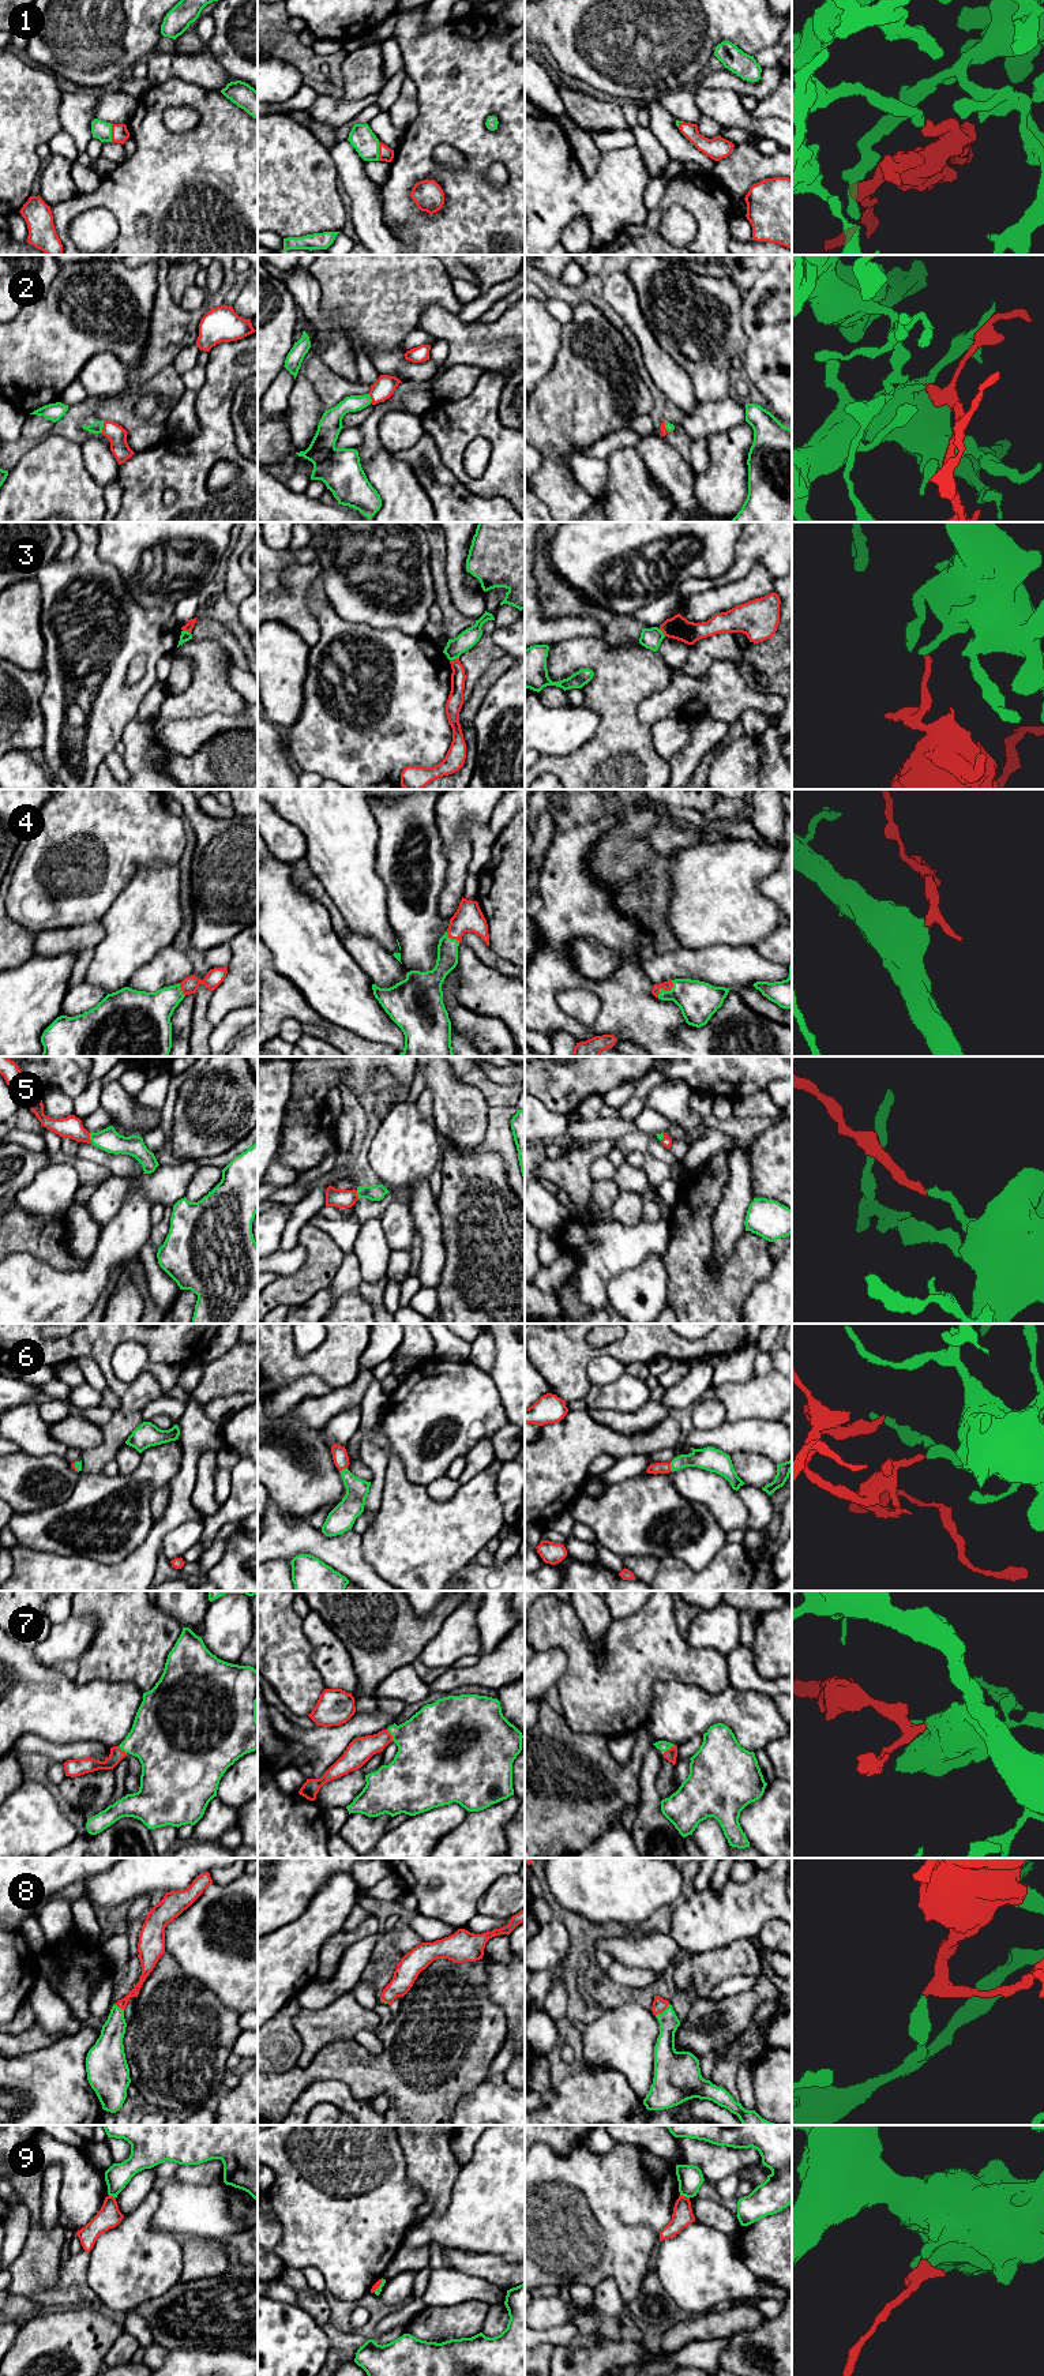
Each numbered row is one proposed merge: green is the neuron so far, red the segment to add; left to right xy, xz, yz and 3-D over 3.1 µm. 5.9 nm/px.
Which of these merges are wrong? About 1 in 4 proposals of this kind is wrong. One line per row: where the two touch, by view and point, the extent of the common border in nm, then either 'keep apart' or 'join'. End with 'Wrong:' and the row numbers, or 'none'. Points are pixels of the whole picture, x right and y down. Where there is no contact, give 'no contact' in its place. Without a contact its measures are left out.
1: xz (378, 151) | 110 nm | join
2: xy (102, 427) | 70 nm | join
3: xz (454, 659) | 60 nm | keep apart
4: yz (664, 990) | 140 nm | join
5: xy (90, 1138) | 70 nm | join
6: yz (671, 1467) | 50 nm | join
7: xz (390, 1733) | 80 nm | join
8: yz (664, 2011) | 110 nm | join
9: yz (684, 2195) | 60 nm | keep apart
Wrong: 3, 9

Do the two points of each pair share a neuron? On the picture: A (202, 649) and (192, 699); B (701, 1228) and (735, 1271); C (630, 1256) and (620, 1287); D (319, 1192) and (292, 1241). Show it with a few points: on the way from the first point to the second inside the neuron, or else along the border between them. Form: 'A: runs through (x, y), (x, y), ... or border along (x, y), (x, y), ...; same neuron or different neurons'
A: runs through (202, 661), (202, 687); same neuron
B: runs through (701, 1249), (701, 1275), (714, 1287); same neuron
C: border along (654, 1254), (618, 1273), (607, 1284), (605, 1294); different neurons
D: runs through (311, 1204), (292, 1228); same neuron

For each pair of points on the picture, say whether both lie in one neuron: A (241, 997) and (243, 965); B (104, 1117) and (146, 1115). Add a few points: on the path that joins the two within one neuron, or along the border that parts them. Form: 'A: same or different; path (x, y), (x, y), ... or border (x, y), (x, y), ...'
A: same; path (241, 988), (243, 973)
B: different; border (101, 1106), (112, 1115), (113, 1125)

